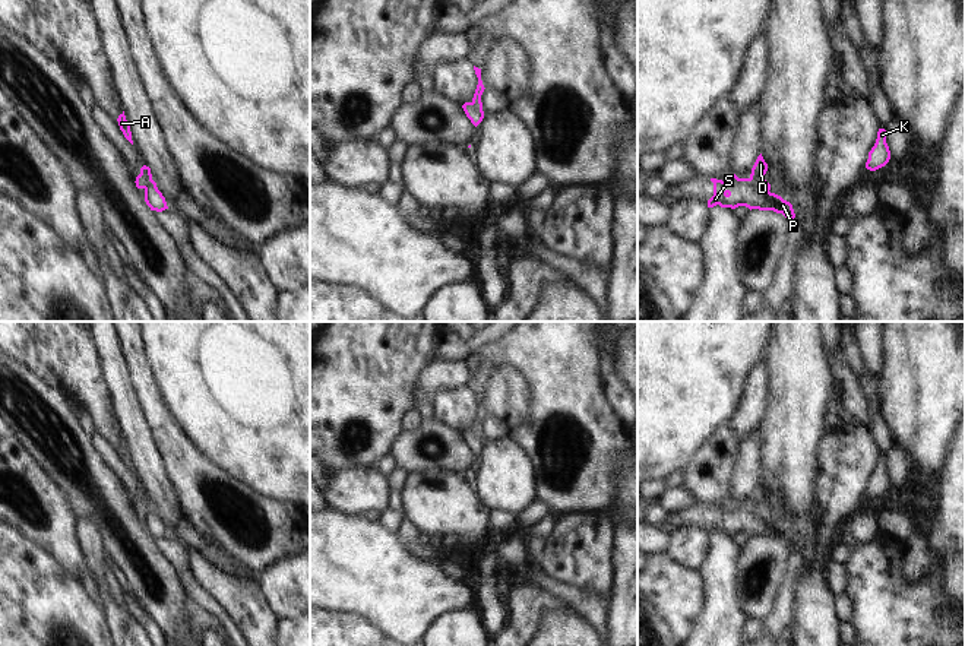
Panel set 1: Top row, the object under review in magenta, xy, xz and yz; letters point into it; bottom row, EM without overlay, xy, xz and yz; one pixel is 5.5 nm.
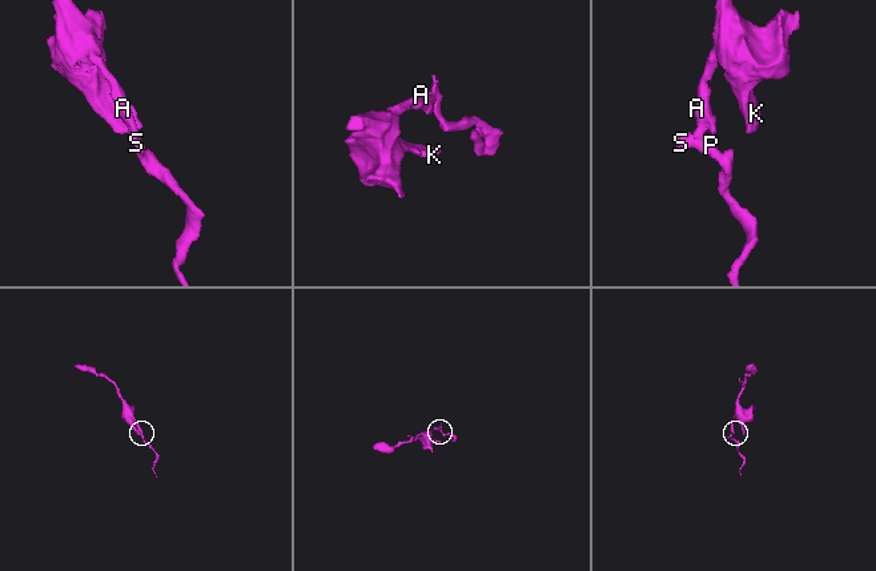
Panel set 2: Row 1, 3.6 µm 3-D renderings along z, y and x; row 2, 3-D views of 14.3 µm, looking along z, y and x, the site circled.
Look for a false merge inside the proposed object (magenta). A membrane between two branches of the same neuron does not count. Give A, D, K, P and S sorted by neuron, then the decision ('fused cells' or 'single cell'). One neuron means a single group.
groups A D K / P S; fused cells

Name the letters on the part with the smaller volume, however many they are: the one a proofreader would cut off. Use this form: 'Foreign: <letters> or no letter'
Foreign: P, S

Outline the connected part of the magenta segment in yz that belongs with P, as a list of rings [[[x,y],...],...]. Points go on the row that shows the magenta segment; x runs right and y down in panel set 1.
[[[735,174],[725,181],[711,178],[714,183],[714,196],[708,200],[708,208],[719,205],[721,208],[735,209],[746,206],[750,210],[773,210],[782,213],[791,224],[795,218],[792,205],[781,196],[759,190],[750,178],[738,178]]]

